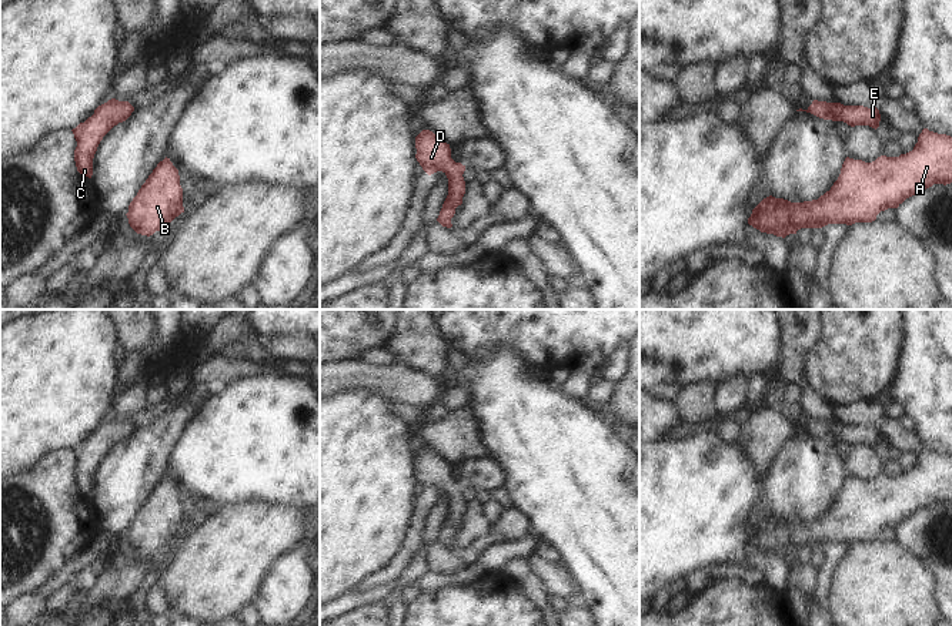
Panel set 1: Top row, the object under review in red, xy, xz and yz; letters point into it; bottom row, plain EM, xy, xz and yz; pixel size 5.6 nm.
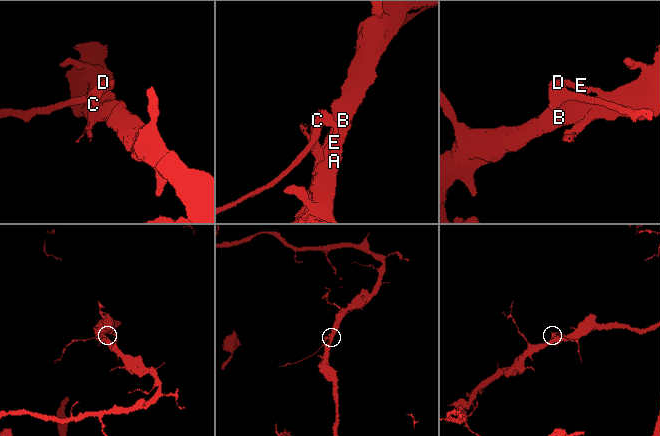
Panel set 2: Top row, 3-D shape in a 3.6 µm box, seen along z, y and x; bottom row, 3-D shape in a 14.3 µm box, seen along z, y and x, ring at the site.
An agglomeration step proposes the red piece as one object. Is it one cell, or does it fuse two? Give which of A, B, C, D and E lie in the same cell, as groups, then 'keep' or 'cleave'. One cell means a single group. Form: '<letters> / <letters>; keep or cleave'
A B C D E; keep

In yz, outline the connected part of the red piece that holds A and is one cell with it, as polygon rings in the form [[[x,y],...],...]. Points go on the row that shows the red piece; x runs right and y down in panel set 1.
[[[923,128],[913,150],[872,163],[846,157],[838,180],[818,200],[791,202],[764,198],[748,218],[761,232],[785,238],[801,228],[872,222],[881,211],[933,184],[952,183],[952,137]]]

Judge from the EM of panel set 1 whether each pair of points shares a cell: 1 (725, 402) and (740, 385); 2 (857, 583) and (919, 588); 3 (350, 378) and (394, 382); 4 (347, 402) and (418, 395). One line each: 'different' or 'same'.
1: same
2: same
3: same
4: different

